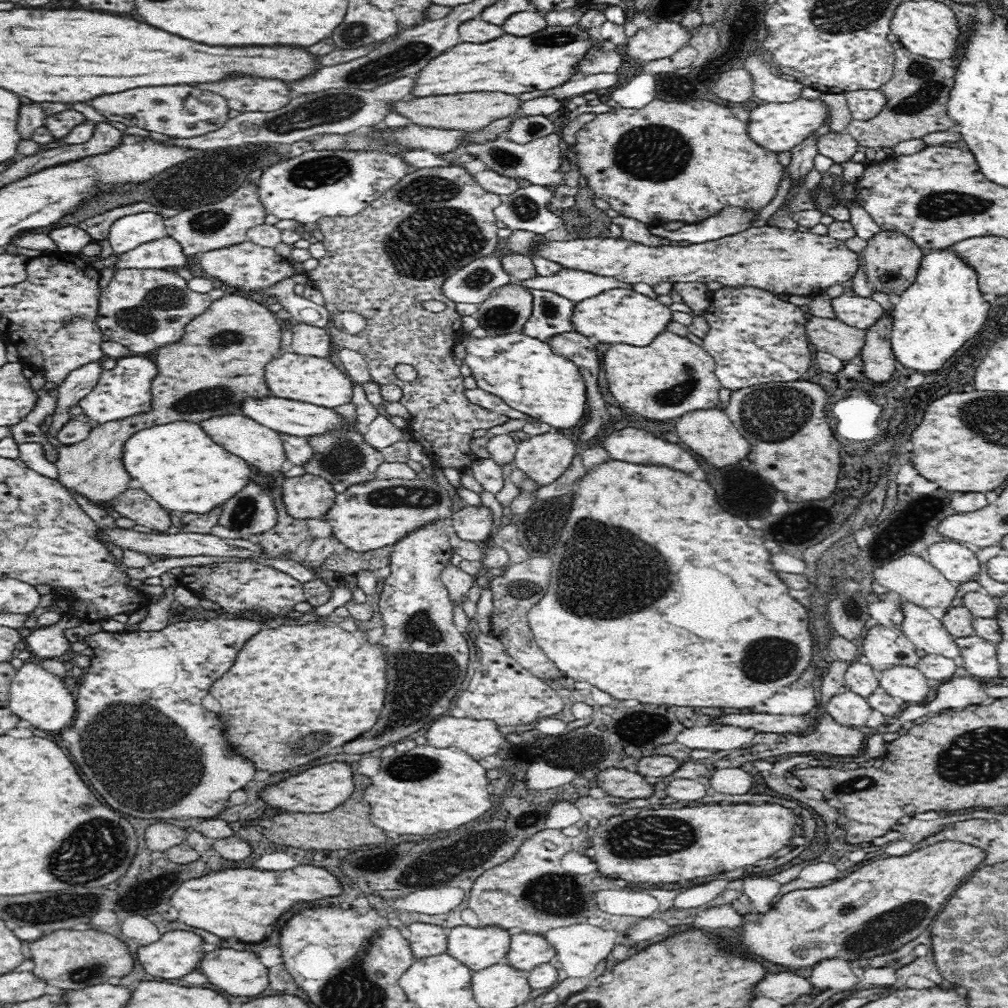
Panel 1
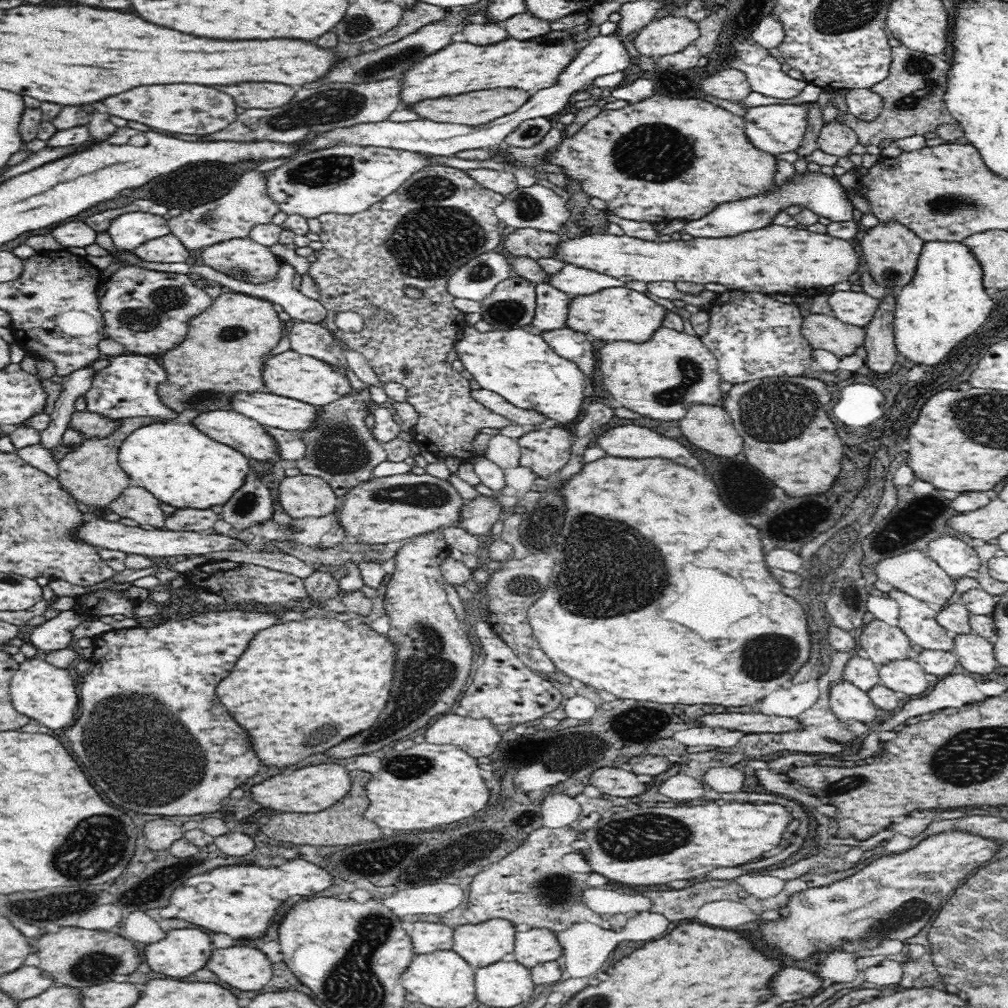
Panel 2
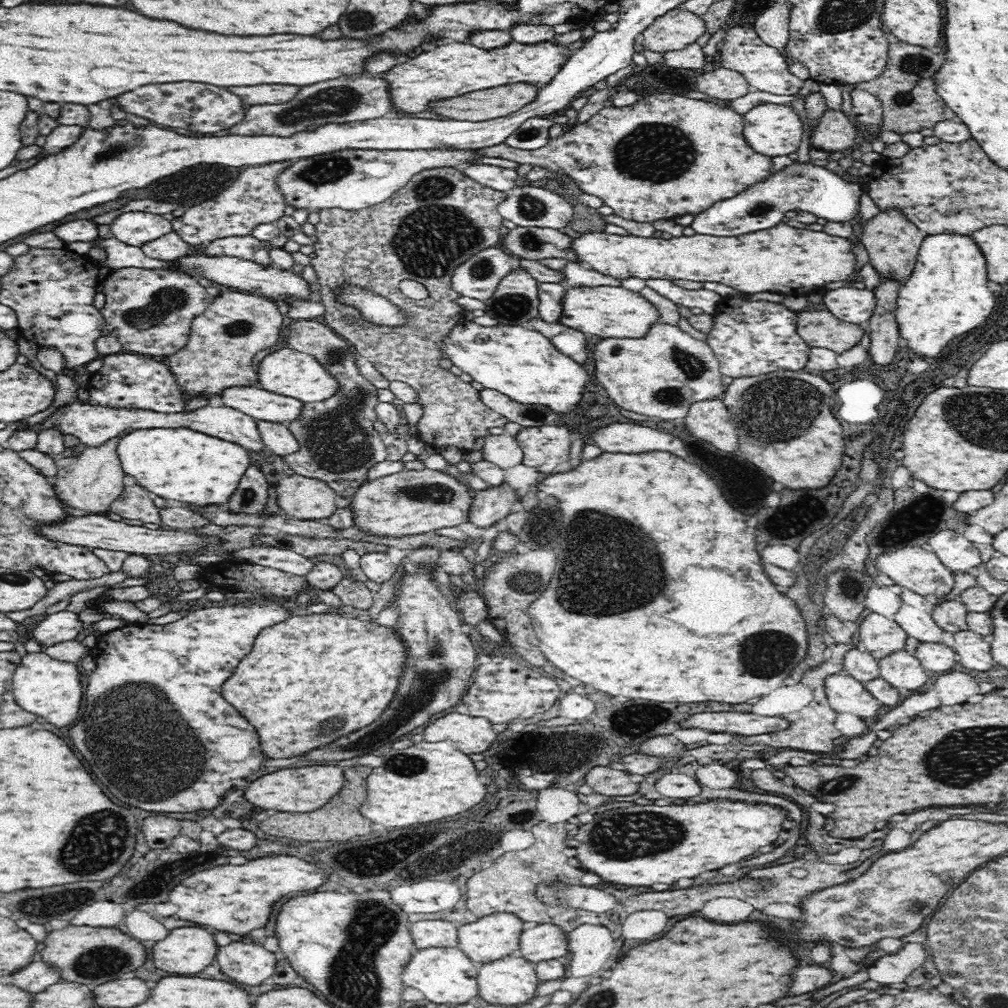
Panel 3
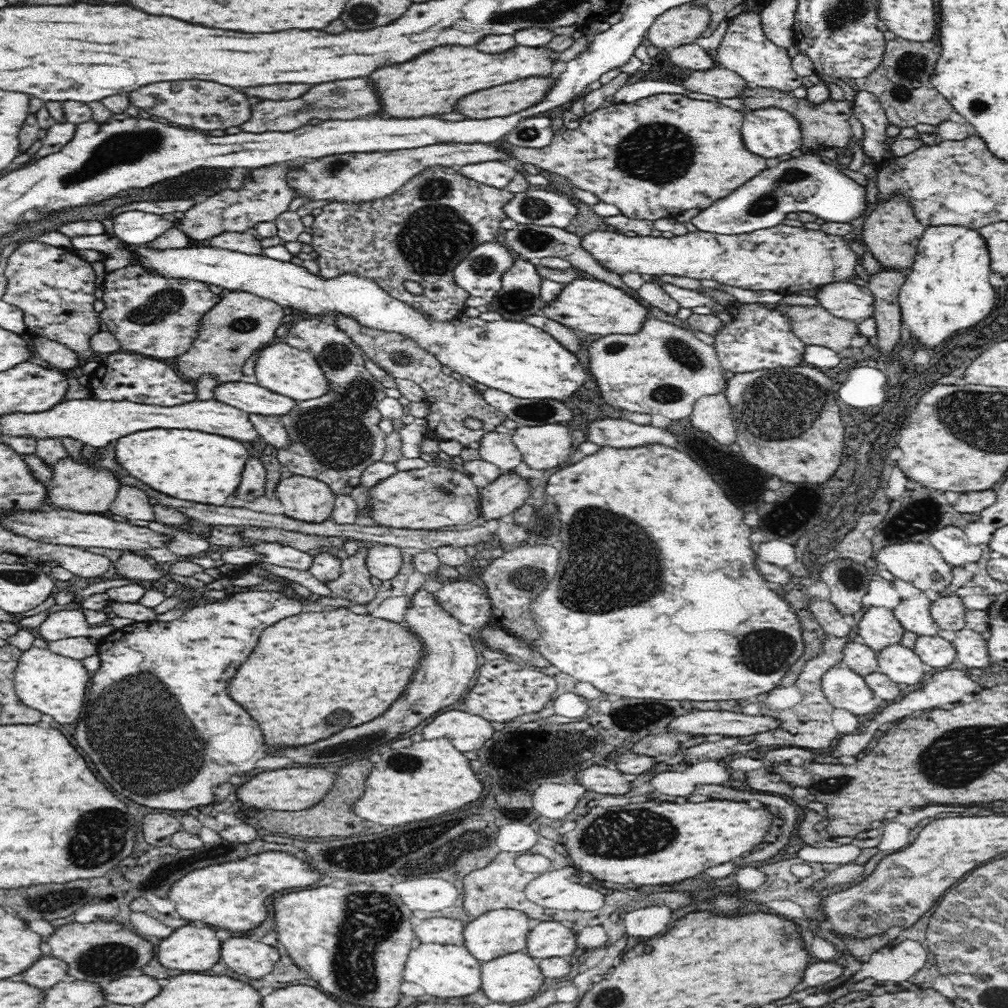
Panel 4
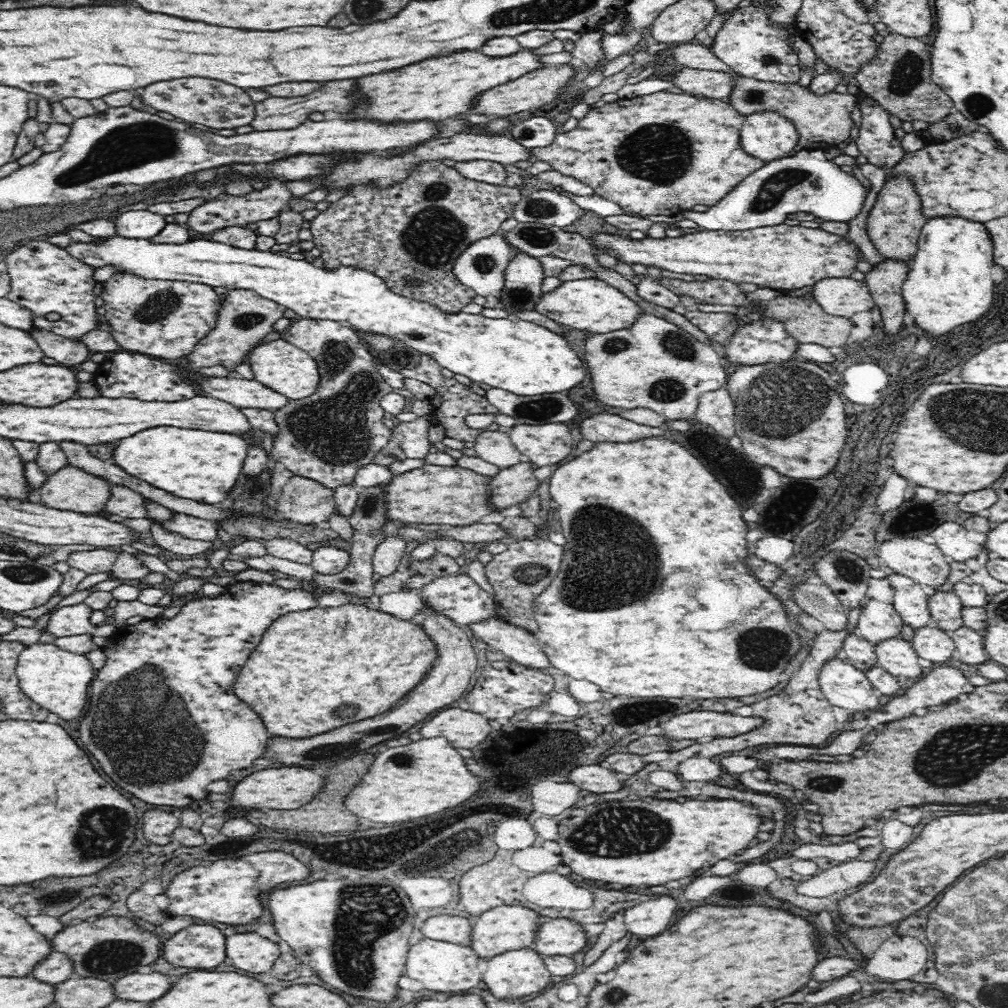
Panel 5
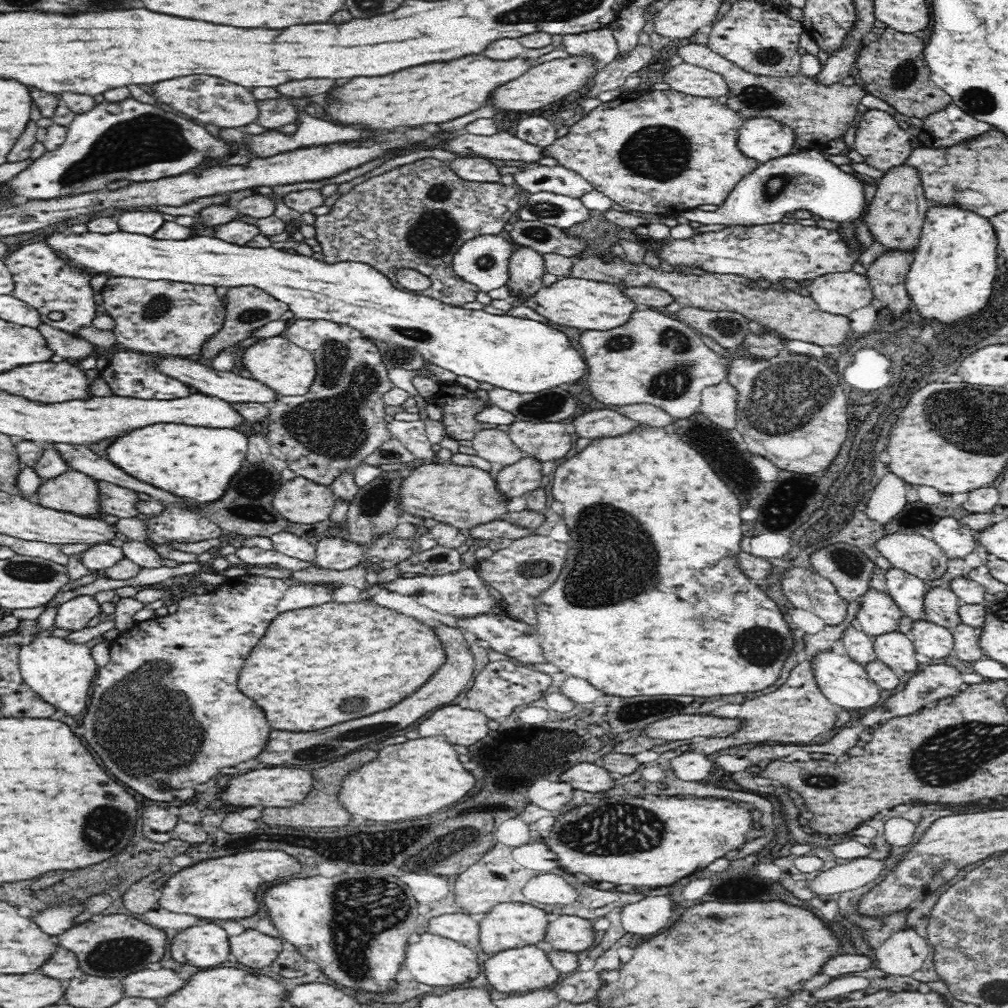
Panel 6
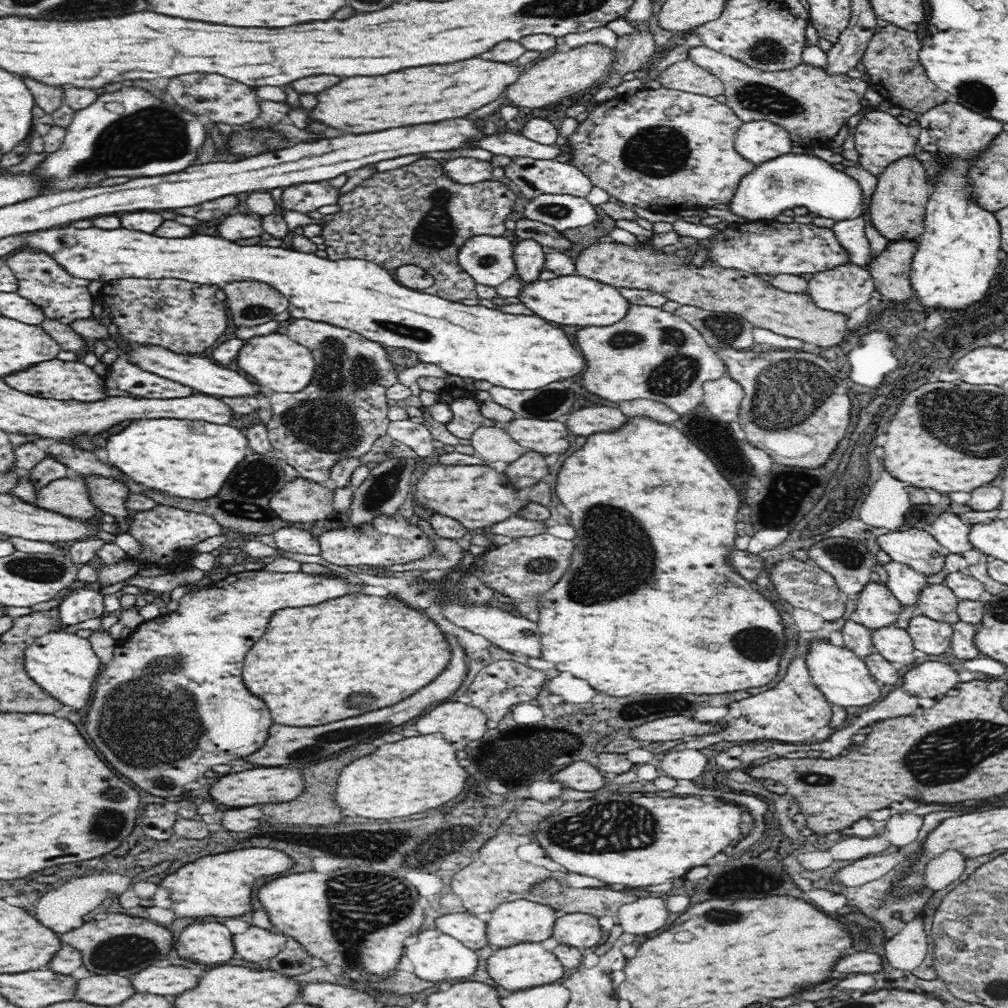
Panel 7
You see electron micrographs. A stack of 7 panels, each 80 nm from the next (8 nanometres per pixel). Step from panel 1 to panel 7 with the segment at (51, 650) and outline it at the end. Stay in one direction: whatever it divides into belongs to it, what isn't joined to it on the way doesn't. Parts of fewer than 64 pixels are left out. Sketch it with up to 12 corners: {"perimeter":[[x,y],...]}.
{"perimeter":[[78,590],[60,604],[66,626],[106,615],[101,590]]}

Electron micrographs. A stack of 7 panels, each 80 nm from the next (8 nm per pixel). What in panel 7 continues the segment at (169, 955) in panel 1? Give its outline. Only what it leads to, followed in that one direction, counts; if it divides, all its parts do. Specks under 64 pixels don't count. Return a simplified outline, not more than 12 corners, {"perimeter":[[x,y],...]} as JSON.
{"perimeter":[[190,924],[178,957],[203,965],[233,962],[224,924]]}

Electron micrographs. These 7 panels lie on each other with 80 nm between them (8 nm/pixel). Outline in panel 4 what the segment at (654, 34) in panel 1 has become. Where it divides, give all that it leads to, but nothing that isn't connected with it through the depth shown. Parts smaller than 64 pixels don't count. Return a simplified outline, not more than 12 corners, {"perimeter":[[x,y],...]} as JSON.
{"perimeter":[[676,6],[651,24],[647,38],[670,50],[695,43],[710,11]]}

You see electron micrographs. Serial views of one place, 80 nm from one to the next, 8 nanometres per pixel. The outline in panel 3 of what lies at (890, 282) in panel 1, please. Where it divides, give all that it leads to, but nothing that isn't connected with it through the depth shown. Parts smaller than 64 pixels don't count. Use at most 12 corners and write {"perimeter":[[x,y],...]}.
{"perimeter":[[900,207],[867,221],[860,238],[879,276],[905,283],[924,232]]}

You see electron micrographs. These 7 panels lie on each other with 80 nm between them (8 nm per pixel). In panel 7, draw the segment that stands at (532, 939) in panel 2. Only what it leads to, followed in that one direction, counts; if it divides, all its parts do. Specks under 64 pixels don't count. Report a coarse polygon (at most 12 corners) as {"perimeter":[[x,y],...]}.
{"perimeter":[[580,912],[556,919],[552,938],[585,949],[600,942],[596,916]]}

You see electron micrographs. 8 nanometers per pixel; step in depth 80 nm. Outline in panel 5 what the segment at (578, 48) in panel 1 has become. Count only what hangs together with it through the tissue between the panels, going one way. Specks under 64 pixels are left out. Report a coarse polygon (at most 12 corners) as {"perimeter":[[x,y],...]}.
{"perimeter":[[468,50],[360,78],[352,116],[448,122],[545,66]]}

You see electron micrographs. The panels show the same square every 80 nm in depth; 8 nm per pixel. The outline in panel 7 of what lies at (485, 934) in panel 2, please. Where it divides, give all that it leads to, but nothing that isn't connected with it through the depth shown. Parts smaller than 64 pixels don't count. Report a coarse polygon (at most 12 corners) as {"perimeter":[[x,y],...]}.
{"perimeter":[[526,899],[503,902],[486,923],[500,949],[552,937],[556,911]]}

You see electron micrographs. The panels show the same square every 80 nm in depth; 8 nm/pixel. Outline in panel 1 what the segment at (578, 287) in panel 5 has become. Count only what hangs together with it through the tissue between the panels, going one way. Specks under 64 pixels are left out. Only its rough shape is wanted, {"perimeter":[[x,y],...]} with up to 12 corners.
{"perimeter":[[618,287],[574,303],[574,331],[646,346],[674,312]]}

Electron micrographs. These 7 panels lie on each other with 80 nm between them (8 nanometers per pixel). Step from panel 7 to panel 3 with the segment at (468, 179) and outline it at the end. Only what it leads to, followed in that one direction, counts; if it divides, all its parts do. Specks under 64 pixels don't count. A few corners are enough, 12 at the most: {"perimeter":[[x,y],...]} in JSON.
{"perimeter":[[488,164],[464,166],[472,180],[502,192],[516,187],[514,169]]}

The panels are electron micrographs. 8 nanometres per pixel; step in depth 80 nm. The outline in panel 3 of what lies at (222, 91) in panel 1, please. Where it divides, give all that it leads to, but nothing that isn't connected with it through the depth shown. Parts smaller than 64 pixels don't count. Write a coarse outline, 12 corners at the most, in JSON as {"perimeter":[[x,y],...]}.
{"perimeter":[[298,86],[225,87],[242,103],[280,105],[292,101]]}

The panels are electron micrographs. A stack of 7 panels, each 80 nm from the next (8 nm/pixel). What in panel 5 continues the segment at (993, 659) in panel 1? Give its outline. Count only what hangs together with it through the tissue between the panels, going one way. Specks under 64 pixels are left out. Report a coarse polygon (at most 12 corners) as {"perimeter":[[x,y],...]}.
{"perimeter":[[960,626],[950,632],[955,658],[964,664],[989,660],[983,634]]}

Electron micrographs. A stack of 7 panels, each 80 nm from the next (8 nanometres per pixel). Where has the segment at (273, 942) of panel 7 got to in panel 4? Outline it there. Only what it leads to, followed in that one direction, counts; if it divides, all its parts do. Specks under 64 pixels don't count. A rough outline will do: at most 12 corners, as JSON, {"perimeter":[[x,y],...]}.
{"perimeter":[[252,937],[222,943],[226,968],[252,980],[270,978],[281,958]]}

